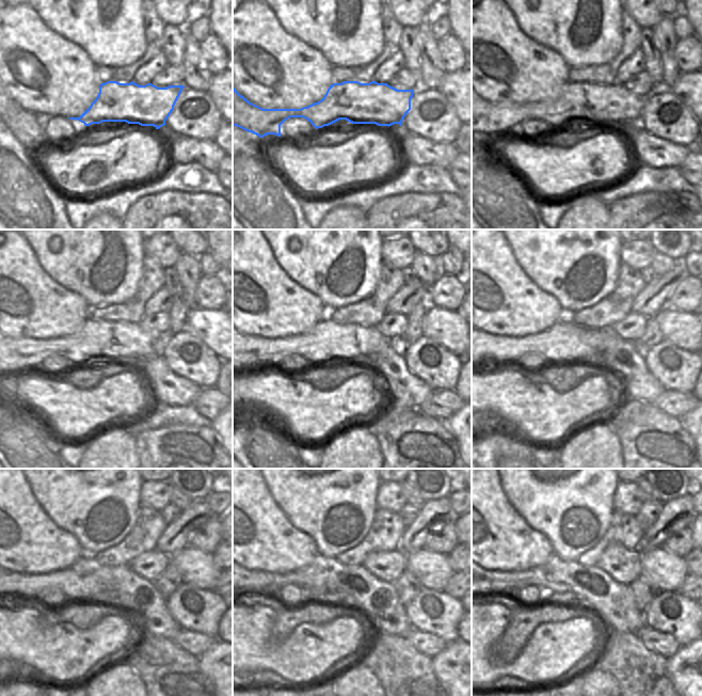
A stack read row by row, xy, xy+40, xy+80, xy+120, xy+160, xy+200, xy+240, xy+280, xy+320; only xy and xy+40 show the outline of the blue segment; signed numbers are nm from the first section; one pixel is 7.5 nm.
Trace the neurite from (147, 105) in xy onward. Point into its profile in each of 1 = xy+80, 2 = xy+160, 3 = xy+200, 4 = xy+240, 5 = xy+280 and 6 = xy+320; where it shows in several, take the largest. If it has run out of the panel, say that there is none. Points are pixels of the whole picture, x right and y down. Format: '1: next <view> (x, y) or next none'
1: next xy+80 (595, 103)
2: next xy+160 (328, 342)
3: next xy+200 (560, 343)
4: next xy+240 (79, 580)
5: next xy+280 (316, 579)
6: next xy+320 (549, 576)

